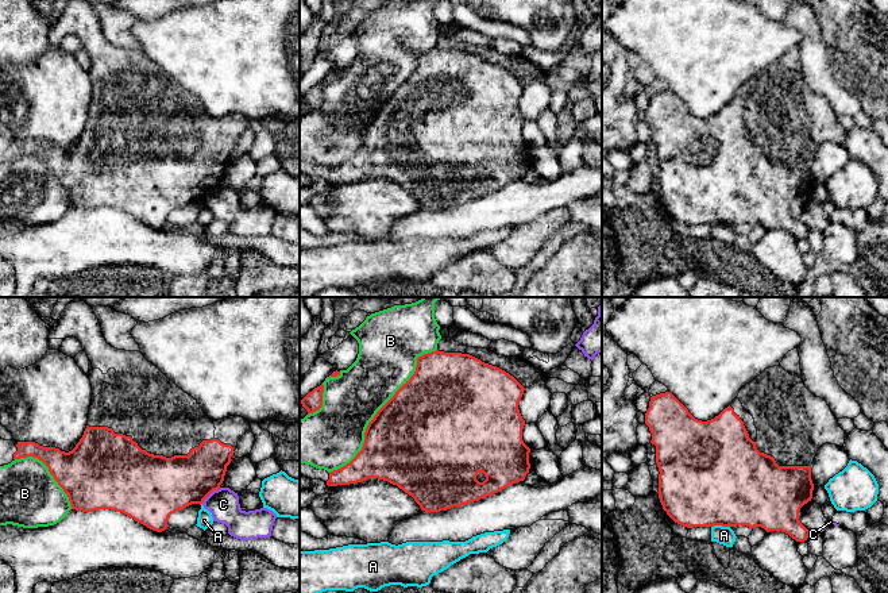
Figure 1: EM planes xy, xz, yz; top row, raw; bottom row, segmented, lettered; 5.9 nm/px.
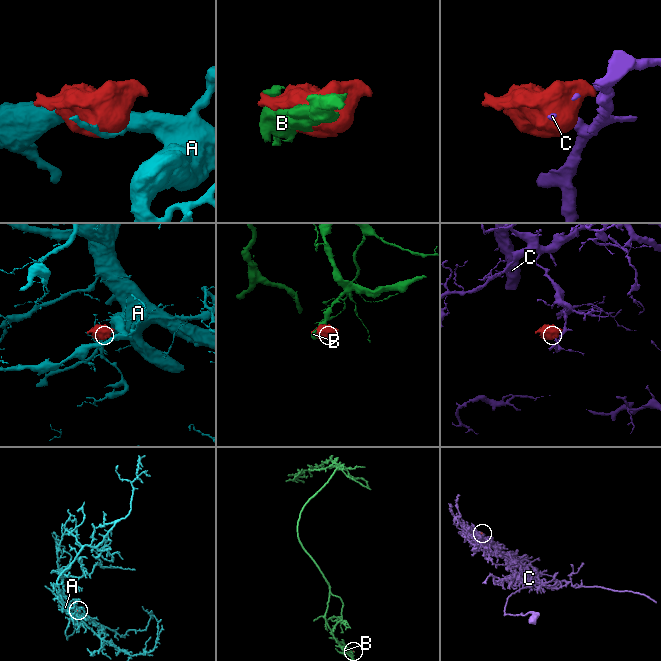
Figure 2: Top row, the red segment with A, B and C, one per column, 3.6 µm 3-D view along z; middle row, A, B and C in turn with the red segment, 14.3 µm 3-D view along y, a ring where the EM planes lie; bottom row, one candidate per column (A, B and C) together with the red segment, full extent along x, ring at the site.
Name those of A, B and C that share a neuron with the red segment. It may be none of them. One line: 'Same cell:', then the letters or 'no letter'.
Same cell: no letter

